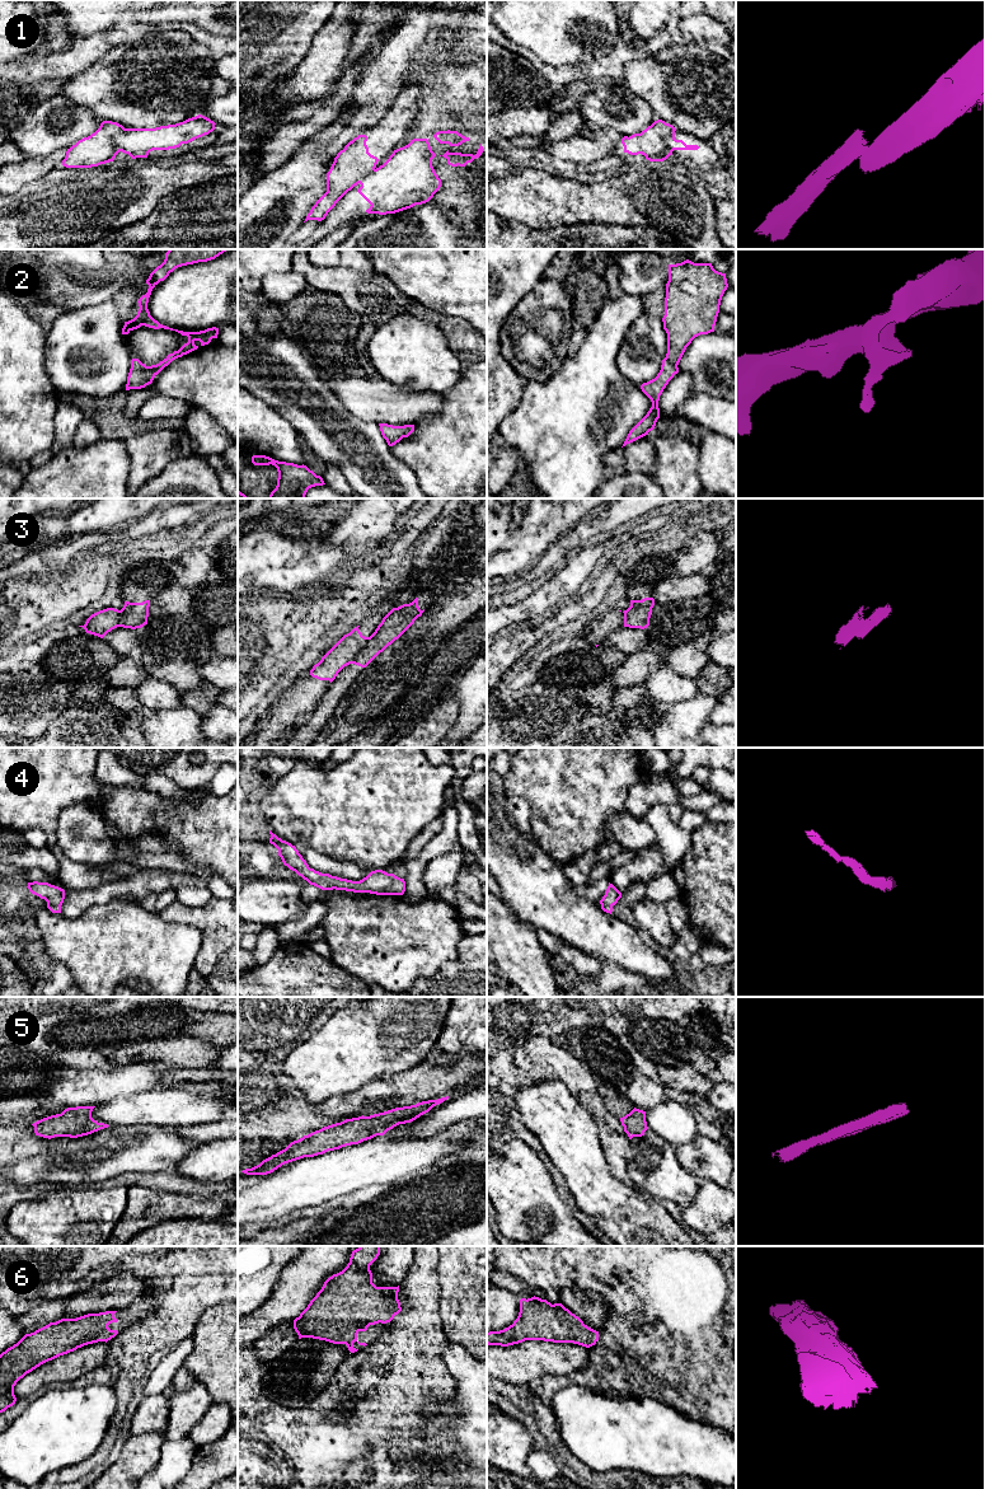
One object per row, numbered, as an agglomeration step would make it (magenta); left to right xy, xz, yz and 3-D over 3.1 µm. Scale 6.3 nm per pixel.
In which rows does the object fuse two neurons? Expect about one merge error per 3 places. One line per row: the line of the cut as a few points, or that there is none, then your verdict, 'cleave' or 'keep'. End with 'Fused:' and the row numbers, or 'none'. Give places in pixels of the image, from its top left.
1: cut xy (126, 129), (113, 140), (118, 150); cleave
2: cut none; keep
3: cut xz (370, 637), (351, 663); cleave
4: cut none; keep
5: cut none; keep
6: cut none; keep
Fused: 1, 3

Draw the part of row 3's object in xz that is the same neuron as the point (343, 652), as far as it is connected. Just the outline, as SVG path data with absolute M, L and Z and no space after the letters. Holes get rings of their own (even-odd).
M360 626L344 635L323 657L313 666L310 675L319 680L336 679L338 673L347 665L352 664L357 654L362 650L370 637L365 637Z

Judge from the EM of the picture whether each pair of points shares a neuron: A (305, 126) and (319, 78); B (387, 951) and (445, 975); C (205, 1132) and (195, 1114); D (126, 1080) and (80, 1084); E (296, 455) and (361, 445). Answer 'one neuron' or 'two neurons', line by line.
A: two neurons
B: two neurons
C: two neurons
D: one neuron
E: two neurons

